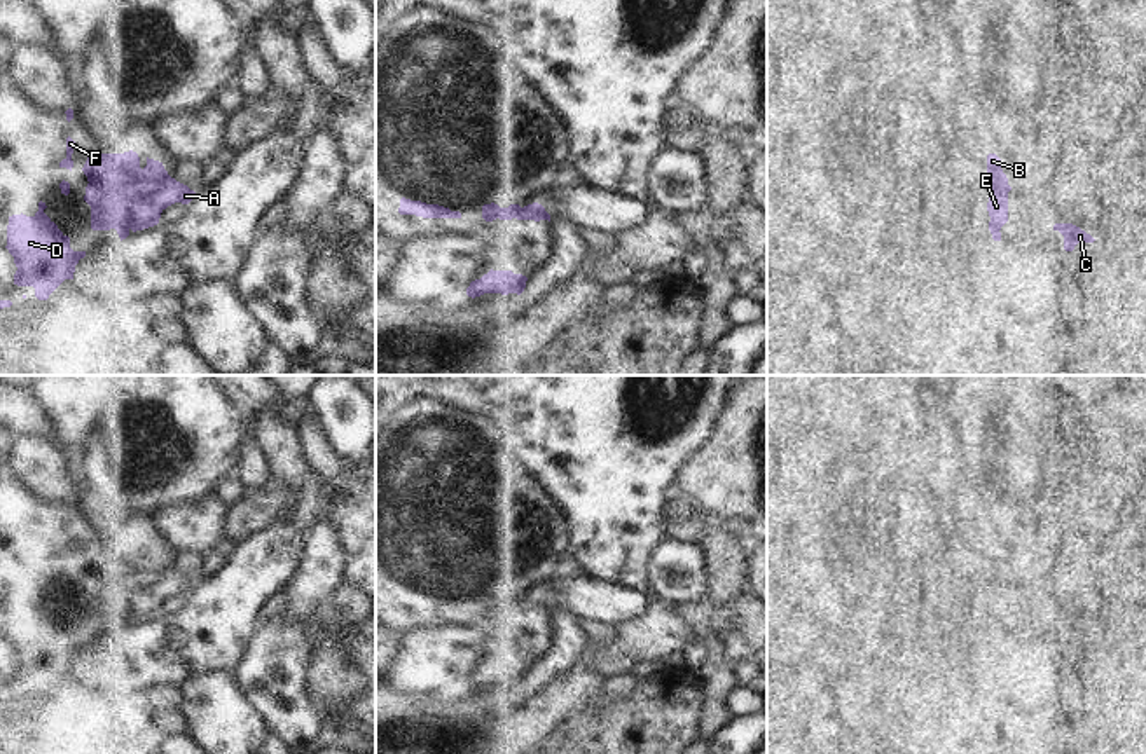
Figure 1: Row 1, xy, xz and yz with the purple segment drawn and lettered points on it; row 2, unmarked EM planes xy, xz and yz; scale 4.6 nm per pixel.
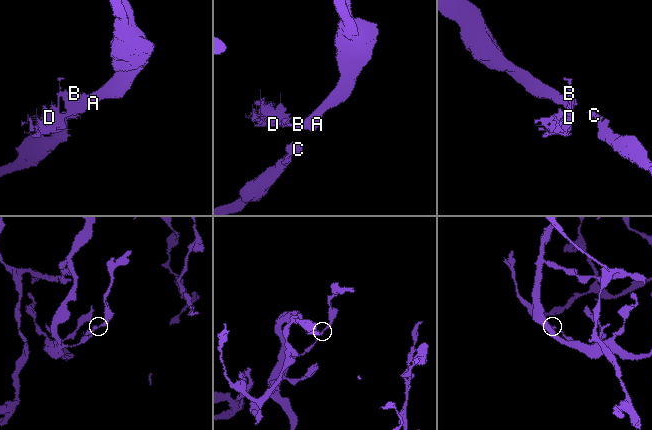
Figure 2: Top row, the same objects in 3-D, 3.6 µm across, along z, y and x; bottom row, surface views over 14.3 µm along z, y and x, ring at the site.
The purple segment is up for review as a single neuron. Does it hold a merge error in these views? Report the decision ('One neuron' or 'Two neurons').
Two neurons

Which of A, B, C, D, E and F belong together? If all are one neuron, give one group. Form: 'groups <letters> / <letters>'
groups A C E / B D F

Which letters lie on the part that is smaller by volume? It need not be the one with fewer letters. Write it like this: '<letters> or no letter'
B, D, F

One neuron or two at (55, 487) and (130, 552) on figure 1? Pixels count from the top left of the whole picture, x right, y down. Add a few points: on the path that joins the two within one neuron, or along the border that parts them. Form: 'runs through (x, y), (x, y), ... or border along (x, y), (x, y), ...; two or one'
border along (28, 489), (46, 501), (69, 500); two

